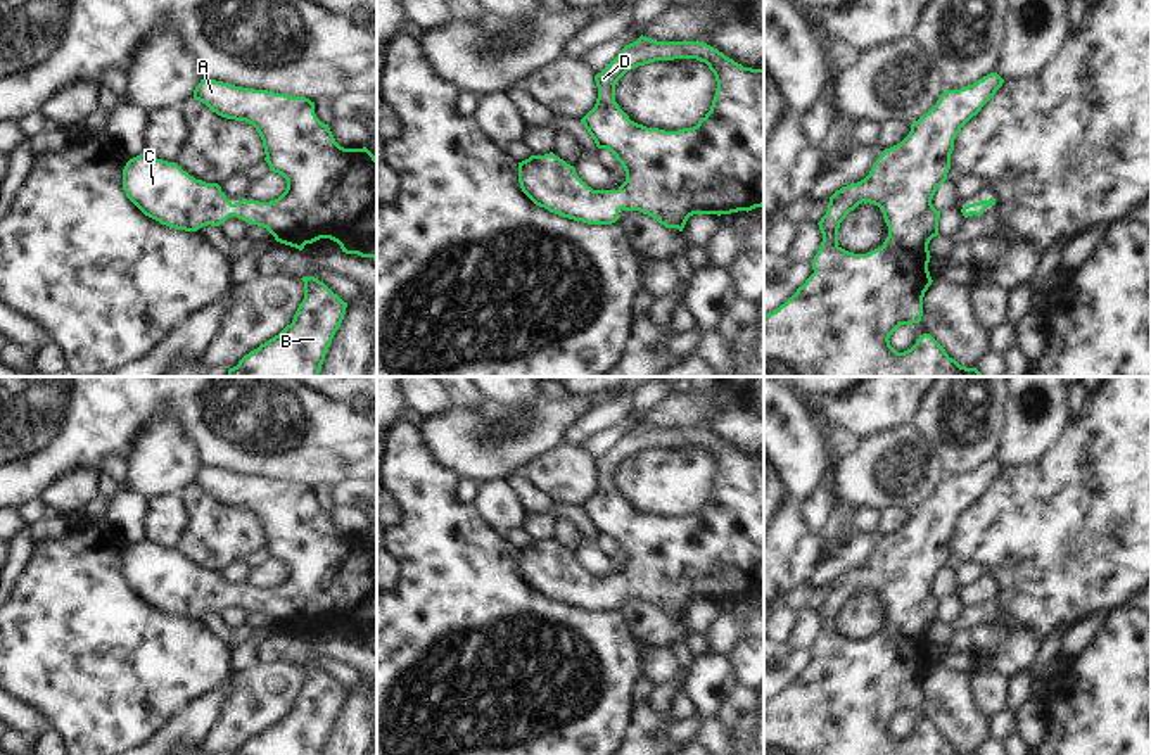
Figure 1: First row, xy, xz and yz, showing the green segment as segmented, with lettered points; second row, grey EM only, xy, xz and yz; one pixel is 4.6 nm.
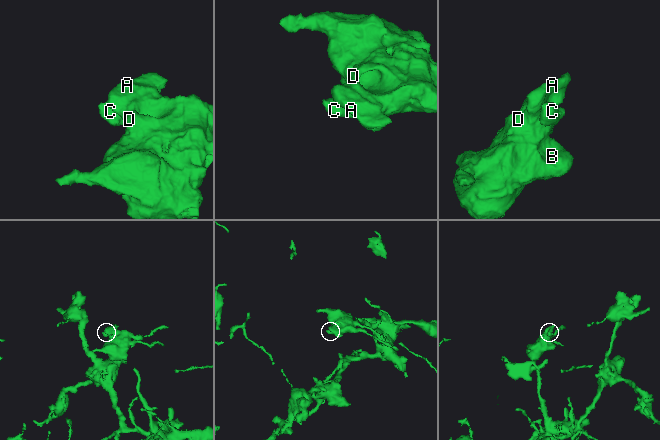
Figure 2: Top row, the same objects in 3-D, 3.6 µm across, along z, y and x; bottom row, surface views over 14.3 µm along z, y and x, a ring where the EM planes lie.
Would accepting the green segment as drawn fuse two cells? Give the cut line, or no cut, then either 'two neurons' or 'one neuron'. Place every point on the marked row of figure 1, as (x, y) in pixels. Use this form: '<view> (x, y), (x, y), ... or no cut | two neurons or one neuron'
no cut | one neuron

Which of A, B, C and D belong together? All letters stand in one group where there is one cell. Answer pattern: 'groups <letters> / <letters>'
groups A B C D

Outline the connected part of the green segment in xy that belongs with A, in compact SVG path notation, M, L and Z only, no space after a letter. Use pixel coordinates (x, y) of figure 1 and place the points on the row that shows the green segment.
M200 79L194 98L221 117L245 121L263 140L270 171L287 180L285 192L270 202L242 199L232 204L218 183L195 180L176 162L145 152L123 169L126 197L149 218L169 228L197 232L219 226L230 216L266 228L277 242L304 249L320 238L337 242L346 254L377 259L377 157L366 149L340 147L328 124L315 114L315 102L268 90L242 88L216 79Z

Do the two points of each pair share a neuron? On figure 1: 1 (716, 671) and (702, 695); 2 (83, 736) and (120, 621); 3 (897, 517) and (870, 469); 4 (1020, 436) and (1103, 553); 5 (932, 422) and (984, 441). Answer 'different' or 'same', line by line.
1: same
2: same
3: different
4: different
5: same

